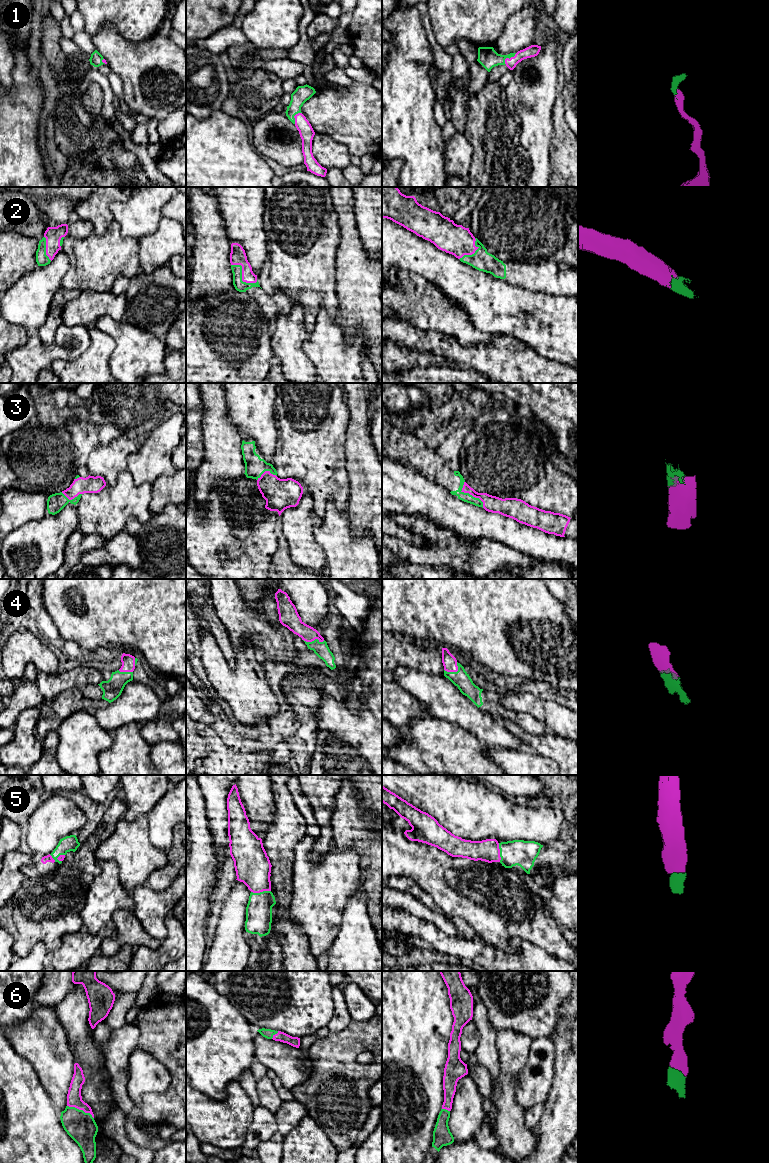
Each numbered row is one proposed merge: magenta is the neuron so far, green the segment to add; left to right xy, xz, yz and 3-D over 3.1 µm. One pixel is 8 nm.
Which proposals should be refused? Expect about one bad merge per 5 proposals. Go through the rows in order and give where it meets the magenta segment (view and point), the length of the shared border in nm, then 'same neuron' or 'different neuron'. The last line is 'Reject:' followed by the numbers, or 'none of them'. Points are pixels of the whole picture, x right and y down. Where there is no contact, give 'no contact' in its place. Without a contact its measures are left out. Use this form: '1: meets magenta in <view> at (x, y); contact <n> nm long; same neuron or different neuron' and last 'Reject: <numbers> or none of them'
1: meets magenta in yz at (508, 58); contact 130 nm long; same neuron
2: meets magenta in xz at (242, 276); contact 260 nm long; same neuron
3: meets magenta in yz at (470, 494); contact 260 nm long; same neuron
4: meets magenta in xz at (314, 639); contact 180 nm long; same neuron
5: meets magenta in xz at (260, 891); contact 160 nm long; same neuron
6: meets magenta in xy at (81, 1109); contact 240 nm long; same neuron
Reject: none of them

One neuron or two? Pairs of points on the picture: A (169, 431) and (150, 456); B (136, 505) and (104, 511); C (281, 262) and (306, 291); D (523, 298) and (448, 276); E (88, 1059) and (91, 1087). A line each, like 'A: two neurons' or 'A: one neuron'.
A: one neuron
B: one neuron
C: one neuron
D: one neuron
E: one neuron

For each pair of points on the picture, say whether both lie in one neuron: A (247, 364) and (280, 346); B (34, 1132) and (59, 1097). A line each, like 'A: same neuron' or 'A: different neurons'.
A: different neurons
B: different neurons

